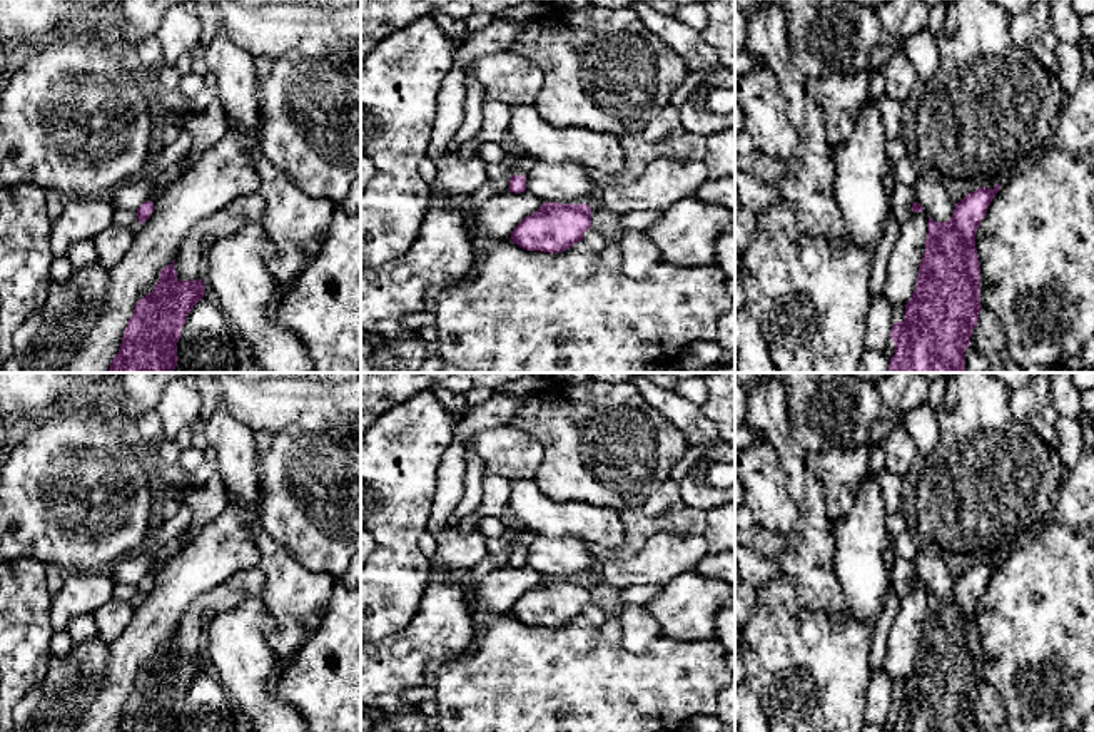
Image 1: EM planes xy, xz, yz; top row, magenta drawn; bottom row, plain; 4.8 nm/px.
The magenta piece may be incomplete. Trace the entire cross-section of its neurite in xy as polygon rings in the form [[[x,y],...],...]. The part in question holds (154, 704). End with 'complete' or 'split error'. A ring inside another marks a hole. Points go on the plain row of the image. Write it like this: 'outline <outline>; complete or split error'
outline [[[174,638],[165,640],[154,665],[137,675],[115,732],[179,732],[182,702],[205,660],[202,653],[179,655]]]; complete

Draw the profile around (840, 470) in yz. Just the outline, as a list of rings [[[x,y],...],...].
[[[848,446],[825,453],[807,453],[805,465],[823,485],[827,518],[832,525],[843,518],[853,506],[857,486],[872,478],[869,468],[869,448]]]

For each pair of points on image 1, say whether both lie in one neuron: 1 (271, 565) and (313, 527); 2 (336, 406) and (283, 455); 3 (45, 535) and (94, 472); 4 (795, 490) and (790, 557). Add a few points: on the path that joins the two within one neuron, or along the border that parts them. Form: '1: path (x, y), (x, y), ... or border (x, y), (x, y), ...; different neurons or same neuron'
1: border (261, 522), (266, 533), (301, 565), (321, 570); different neurons
2: border (273, 430), (298, 426), (318, 433); different neurons
3: path (45, 518), (69, 490), (77, 488); same neuron
4: path (807, 507), (807, 540); same neuron

